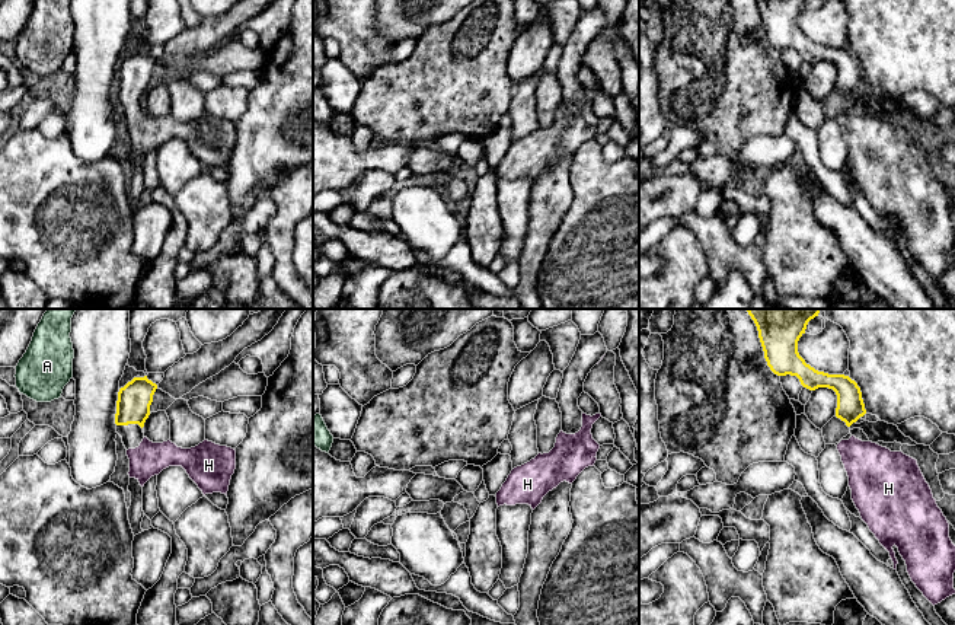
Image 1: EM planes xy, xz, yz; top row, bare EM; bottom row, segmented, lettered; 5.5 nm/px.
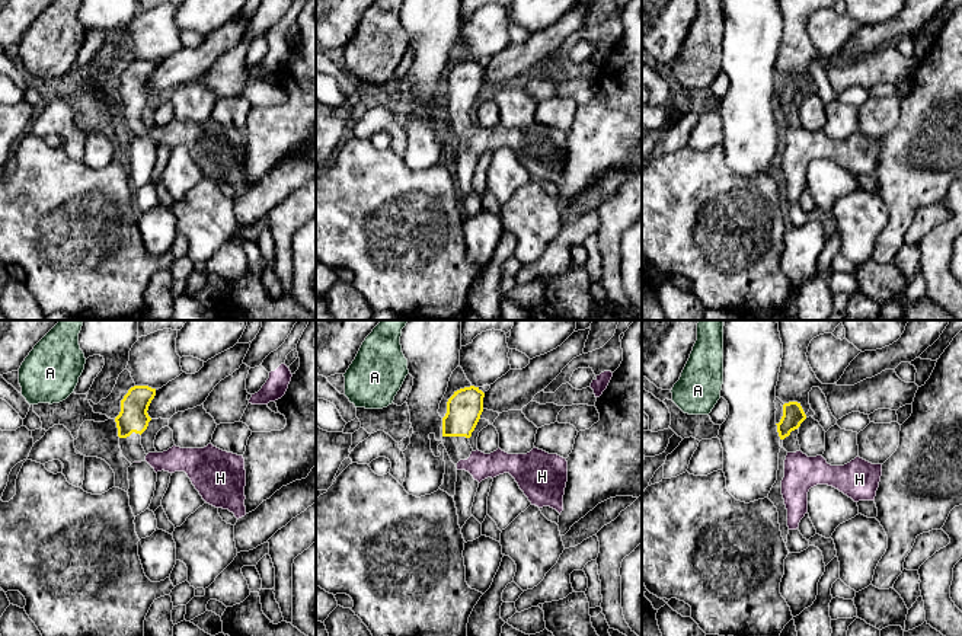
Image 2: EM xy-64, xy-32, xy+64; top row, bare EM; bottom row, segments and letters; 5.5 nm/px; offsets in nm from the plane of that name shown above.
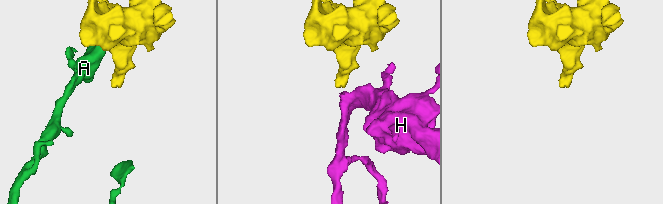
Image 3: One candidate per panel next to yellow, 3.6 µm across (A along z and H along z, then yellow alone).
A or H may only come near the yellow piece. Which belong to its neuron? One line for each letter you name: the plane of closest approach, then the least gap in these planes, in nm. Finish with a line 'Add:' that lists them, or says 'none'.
H: view xy; gap 60 nm
Add: H

